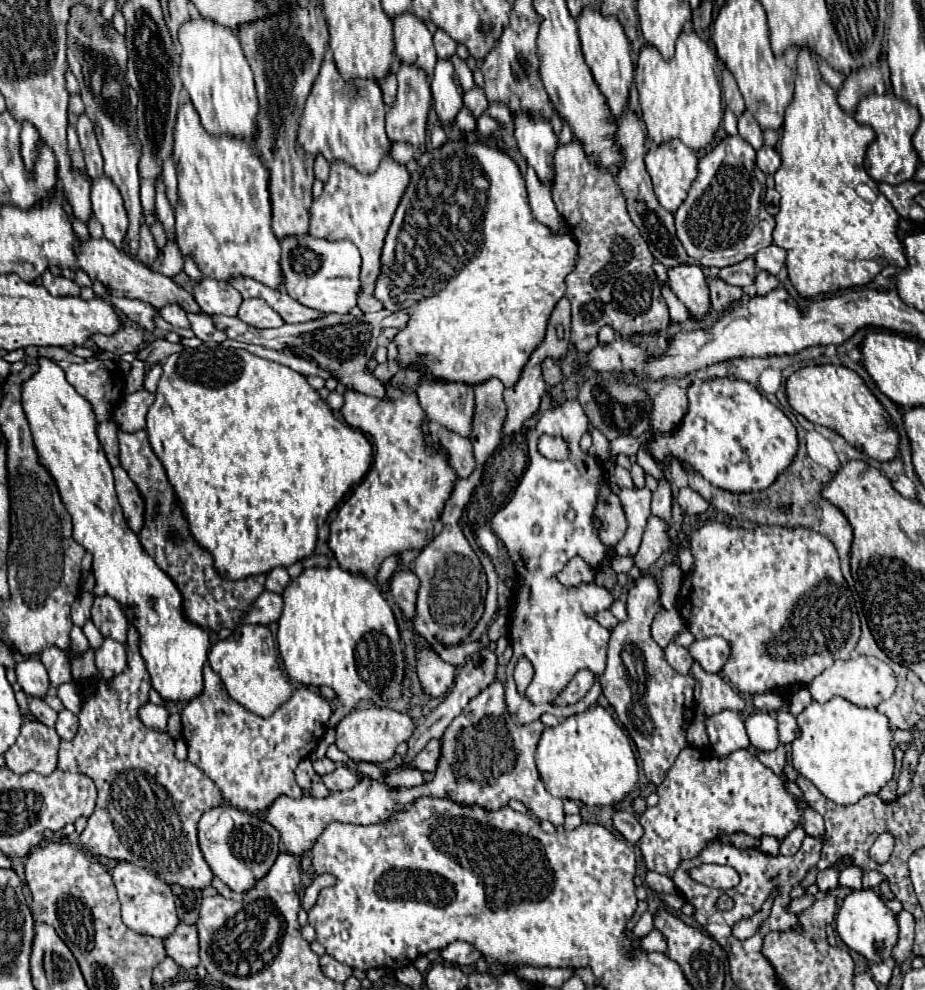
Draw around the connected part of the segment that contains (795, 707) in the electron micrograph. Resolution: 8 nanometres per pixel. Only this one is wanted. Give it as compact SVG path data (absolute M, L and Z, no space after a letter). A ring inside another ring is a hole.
M802 688L802 690L798 690L798 692L792 696L792 700L790 700L790 712L798 716L810 702L812 702L812 696L810 696L808 688Z

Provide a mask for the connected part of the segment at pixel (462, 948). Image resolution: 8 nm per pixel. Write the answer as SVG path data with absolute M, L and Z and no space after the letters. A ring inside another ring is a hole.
M452 942L446 946L446 950L440 952L442 958L450 964L458 964L458 966L464 966L464 964L476 964L476 960L482 956L472 944L468 942Z

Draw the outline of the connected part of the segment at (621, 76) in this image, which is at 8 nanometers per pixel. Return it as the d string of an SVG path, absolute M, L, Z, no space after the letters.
M584 10L580 14L578 30L580 30L580 42L582 42L582 52L584 52L586 64L590 66L594 80L600 86L600 92L606 96L614 118L618 118L628 104L630 84L634 78L634 64L630 58L630 42L626 38L620 22L616 22L616 18L596 14L596 10Z

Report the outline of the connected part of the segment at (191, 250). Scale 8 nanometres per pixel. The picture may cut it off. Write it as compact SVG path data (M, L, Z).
M186 98L180 108L178 108L178 116L176 116L176 126L174 126L174 150L172 150L172 160L176 164L176 172L178 172L178 206L174 210L176 214L176 242L178 248L182 252L182 258L190 256L196 266L200 268L200 272L206 278L216 278L216 280L226 280L230 276L250 276L256 278L258 282L264 282L266 286L272 288L282 288L280 286L280 242L276 240L276 236L272 234L272 208L270 208L270 192L268 192L268 170L264 170L264 166L260 166L260 158L256 158L256 150L248 140L238 140L232 136L212 136L208 134L202 124L200 124L200 116L196 114L192 102Z

